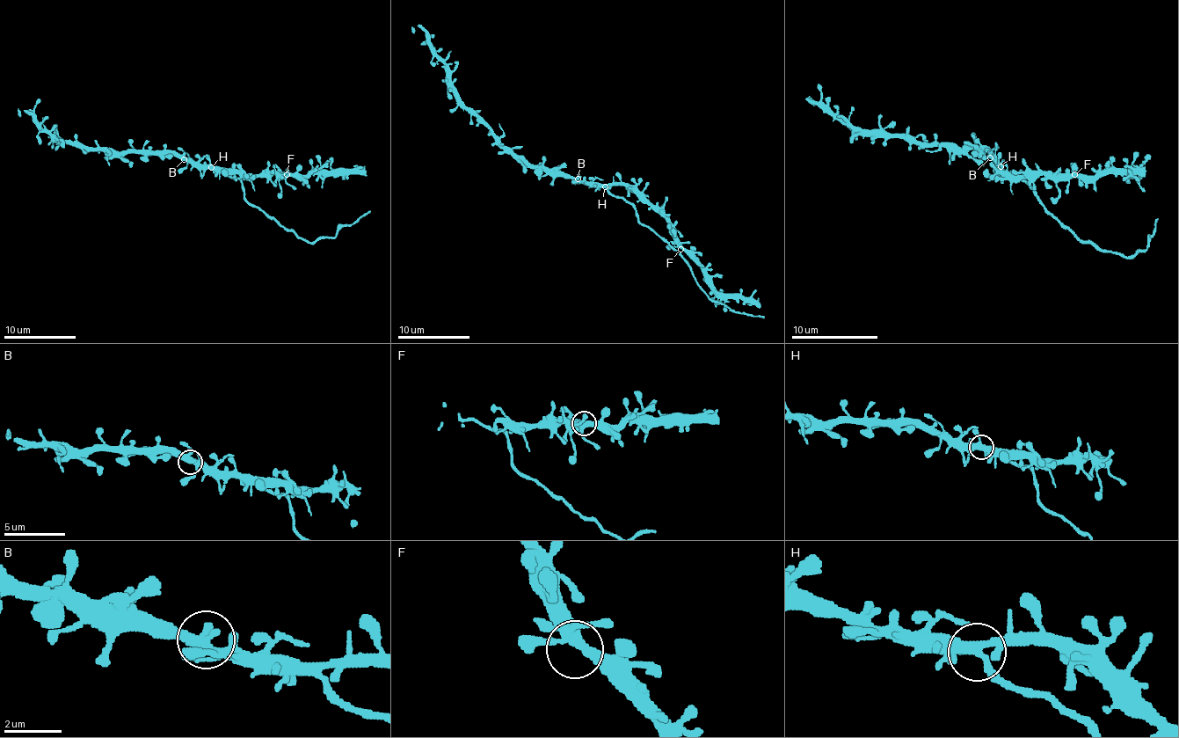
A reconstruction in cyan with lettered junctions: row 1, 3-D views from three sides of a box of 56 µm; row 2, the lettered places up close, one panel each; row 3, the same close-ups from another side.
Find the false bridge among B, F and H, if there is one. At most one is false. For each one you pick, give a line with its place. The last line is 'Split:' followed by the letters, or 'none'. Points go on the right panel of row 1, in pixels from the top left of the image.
H: Place: (1000, 166)
Split: H

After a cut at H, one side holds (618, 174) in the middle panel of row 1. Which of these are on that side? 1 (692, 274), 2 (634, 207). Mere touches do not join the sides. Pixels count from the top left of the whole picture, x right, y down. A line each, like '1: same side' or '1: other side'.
1: other side
2: other side

